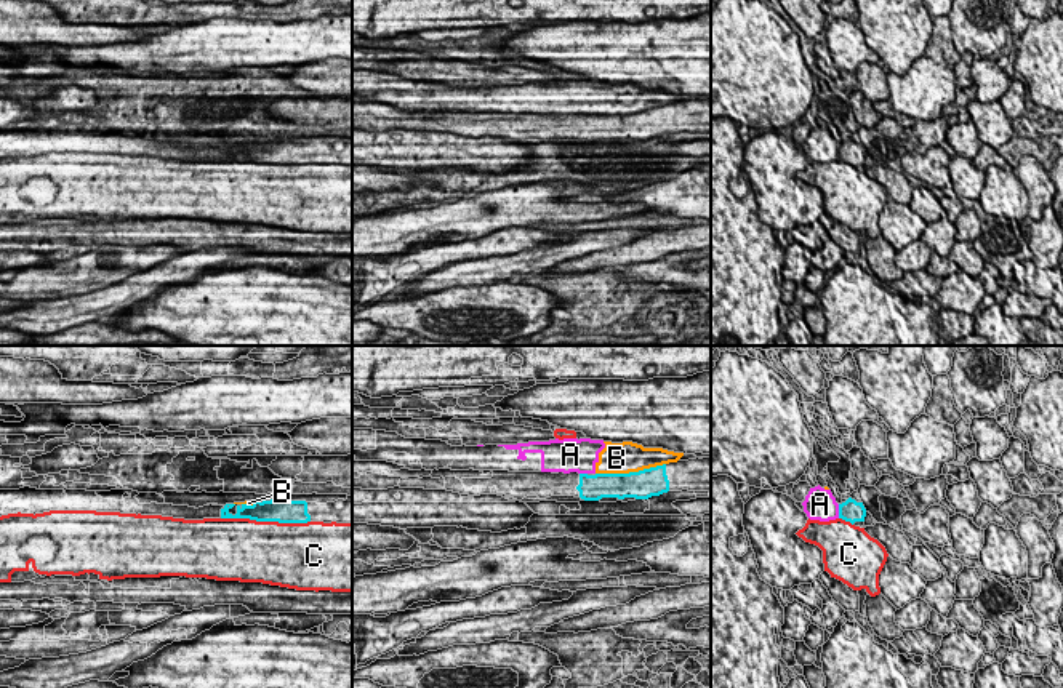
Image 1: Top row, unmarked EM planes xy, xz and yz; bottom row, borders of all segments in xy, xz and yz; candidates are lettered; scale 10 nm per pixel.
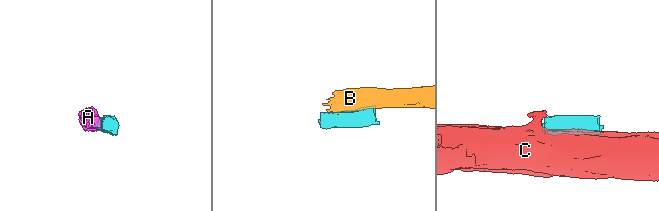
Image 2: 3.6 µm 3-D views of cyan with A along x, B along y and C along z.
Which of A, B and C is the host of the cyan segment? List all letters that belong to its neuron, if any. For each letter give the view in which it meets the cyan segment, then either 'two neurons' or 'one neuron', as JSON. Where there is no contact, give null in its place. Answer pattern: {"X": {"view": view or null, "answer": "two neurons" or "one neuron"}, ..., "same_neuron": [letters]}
{"A": {"view": "yz", "answer": "two neurons"}, "B": {"view": "xz", "answer": "two neurons"}, "C": {"view": "xy", "answer": "two neurons"}, "same_neuron": []}

